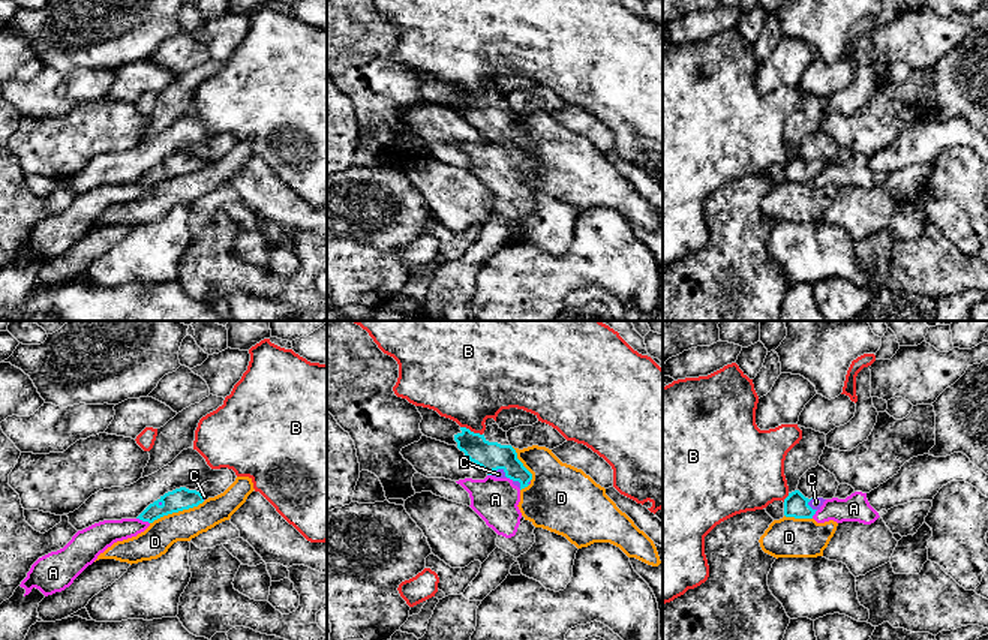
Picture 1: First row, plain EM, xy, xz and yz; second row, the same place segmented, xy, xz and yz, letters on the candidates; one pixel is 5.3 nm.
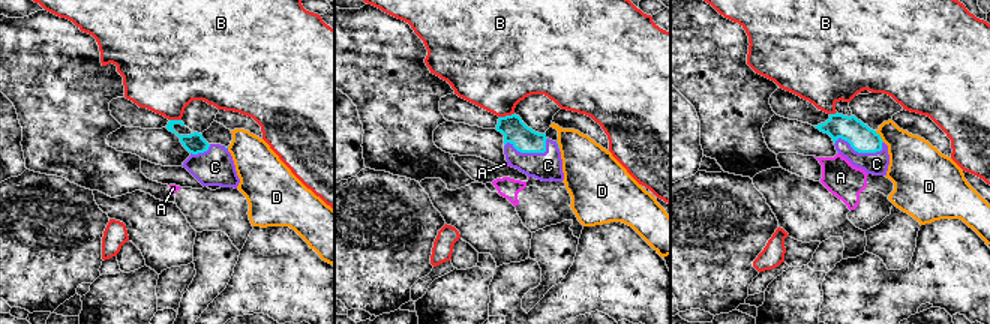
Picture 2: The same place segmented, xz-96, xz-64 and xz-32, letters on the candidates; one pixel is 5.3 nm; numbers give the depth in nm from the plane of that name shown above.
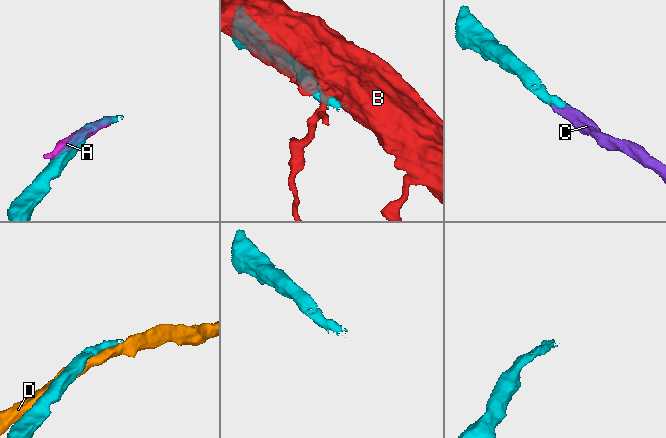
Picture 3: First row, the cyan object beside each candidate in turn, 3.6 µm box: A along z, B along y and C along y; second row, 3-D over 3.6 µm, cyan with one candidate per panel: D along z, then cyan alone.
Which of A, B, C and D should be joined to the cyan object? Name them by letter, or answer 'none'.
C

